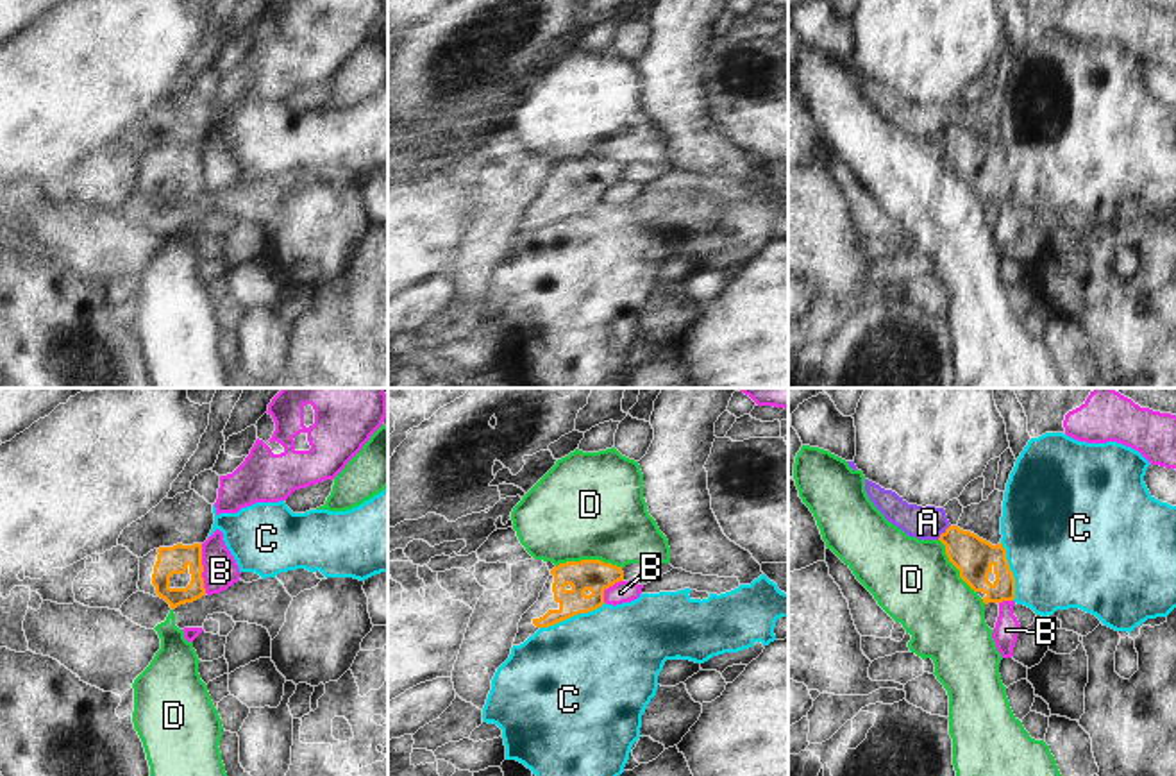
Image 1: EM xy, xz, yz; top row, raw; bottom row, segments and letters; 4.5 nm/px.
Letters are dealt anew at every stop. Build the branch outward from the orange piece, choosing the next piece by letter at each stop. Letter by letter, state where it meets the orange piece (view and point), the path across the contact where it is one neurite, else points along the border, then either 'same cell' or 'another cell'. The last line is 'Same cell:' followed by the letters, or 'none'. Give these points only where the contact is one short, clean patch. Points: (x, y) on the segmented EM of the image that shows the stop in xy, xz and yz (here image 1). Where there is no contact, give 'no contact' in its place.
A: yz (946, 531) | another cell
B: xy (202, 569) | along xy (201, 544), (202, 587), (206, 592) | another cell
C: xz (572, 615) | along xz (604, 603), (540, 628) | another cell
D: xz (588, 560) | another cell
Same cell: none

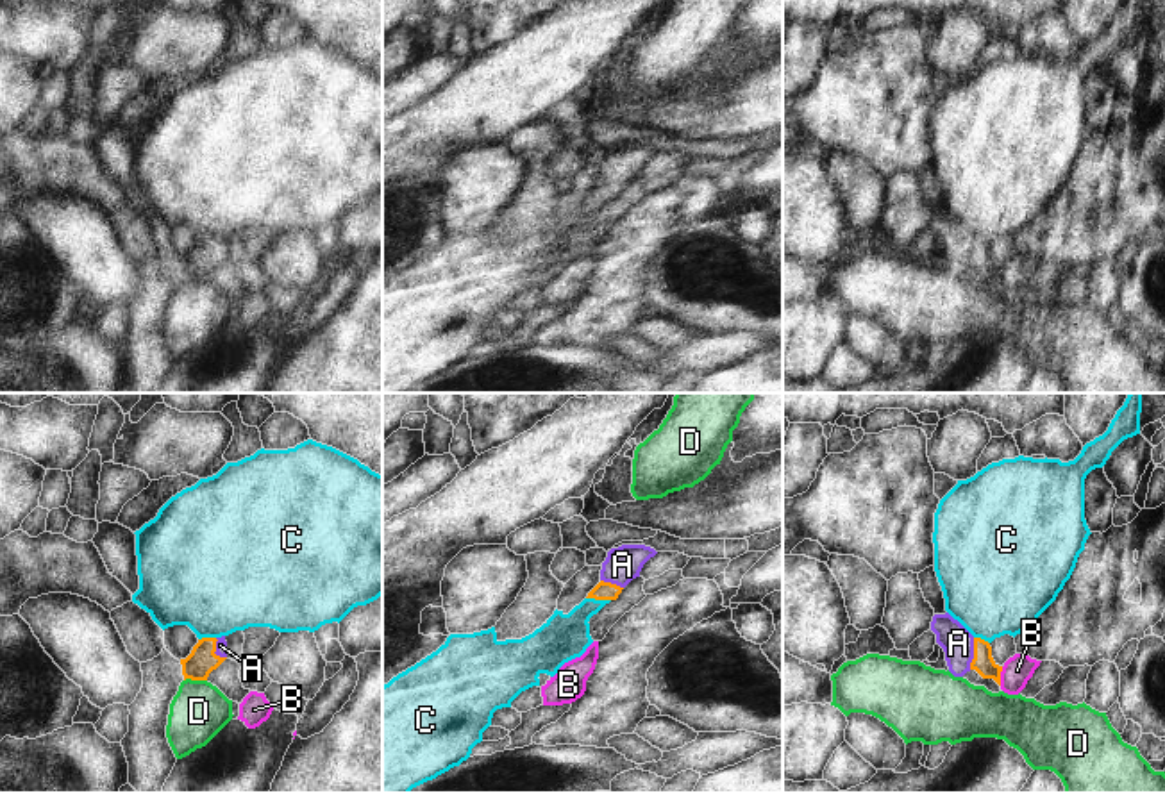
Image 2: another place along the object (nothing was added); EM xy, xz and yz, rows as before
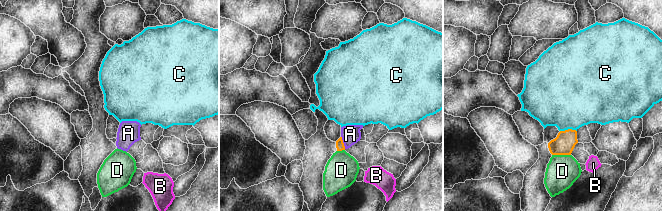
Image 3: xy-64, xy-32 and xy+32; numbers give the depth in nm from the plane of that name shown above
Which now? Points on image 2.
A: yz (974, 654) | across yz (983, 663), (974, 654), (958, 643) | same cell
B: yz (999, 676) | along yz (1003, 667), (999, 684) | another cell
C: xz (599, 599) | along xz (586, 597), (610, 601) | another cell
D: xy (195, 679) | along xy (206, 679), (184, 681) | another cell
Same cell: A

